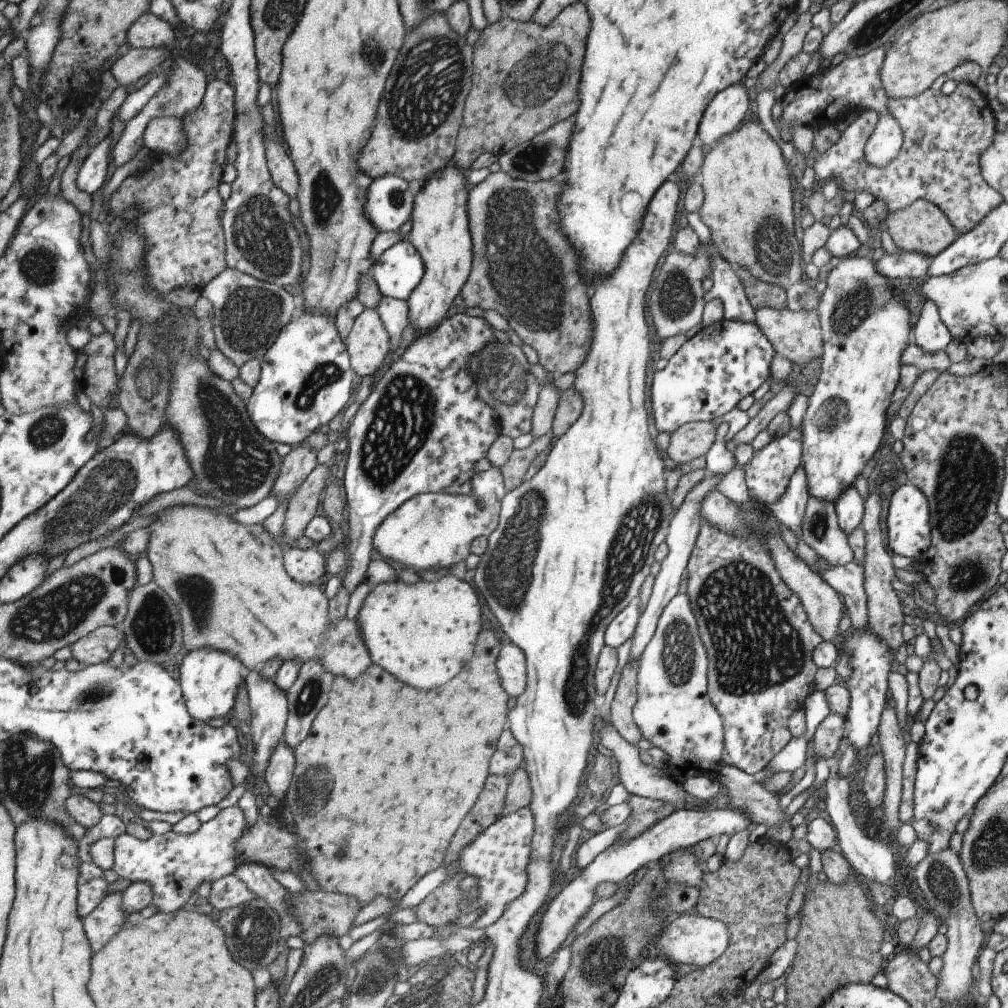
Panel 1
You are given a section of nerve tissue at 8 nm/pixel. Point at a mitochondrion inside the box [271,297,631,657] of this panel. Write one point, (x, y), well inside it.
(403, 417)

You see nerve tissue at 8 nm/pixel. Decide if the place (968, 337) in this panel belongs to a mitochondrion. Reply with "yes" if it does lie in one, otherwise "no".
no

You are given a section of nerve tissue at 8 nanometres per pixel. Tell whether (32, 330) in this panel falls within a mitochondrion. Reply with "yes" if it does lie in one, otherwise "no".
no

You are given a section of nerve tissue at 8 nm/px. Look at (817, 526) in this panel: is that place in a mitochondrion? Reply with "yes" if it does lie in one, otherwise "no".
yes

